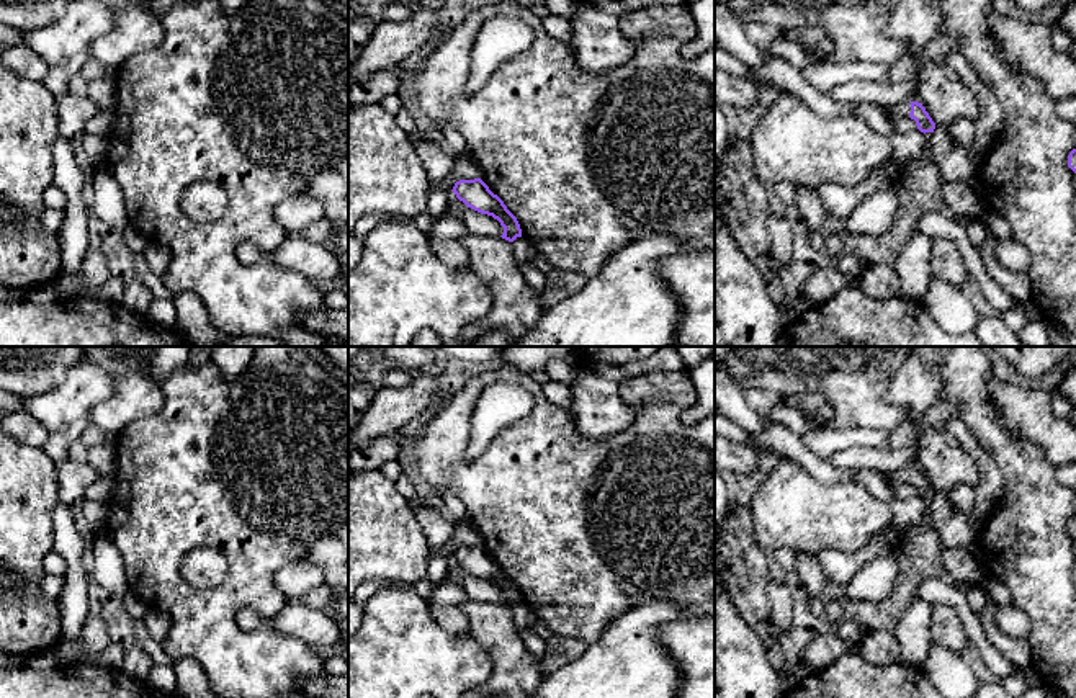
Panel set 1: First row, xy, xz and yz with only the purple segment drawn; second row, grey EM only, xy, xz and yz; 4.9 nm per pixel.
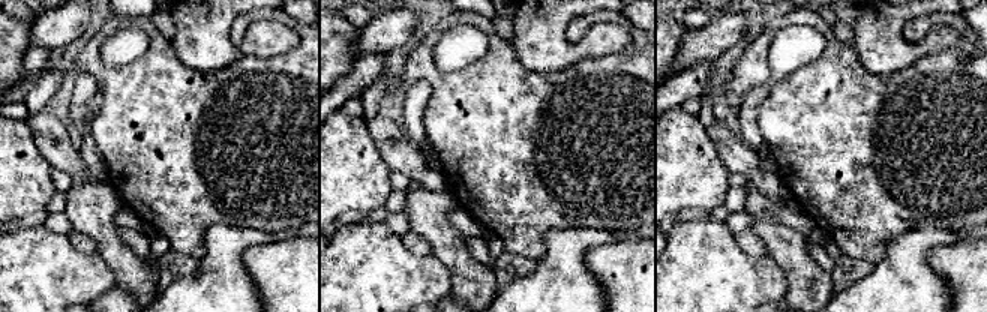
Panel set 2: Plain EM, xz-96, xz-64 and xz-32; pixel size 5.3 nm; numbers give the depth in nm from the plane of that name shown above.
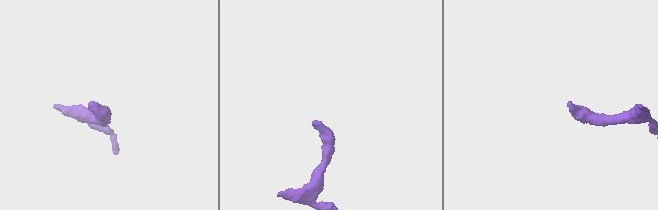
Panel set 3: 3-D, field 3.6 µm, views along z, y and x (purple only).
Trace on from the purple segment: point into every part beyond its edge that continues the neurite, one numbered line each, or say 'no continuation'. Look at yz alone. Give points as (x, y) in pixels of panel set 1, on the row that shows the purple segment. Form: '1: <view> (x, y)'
1: yz (901, 110)

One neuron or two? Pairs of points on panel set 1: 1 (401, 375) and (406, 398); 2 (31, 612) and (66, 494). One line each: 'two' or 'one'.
1: two
2: two

